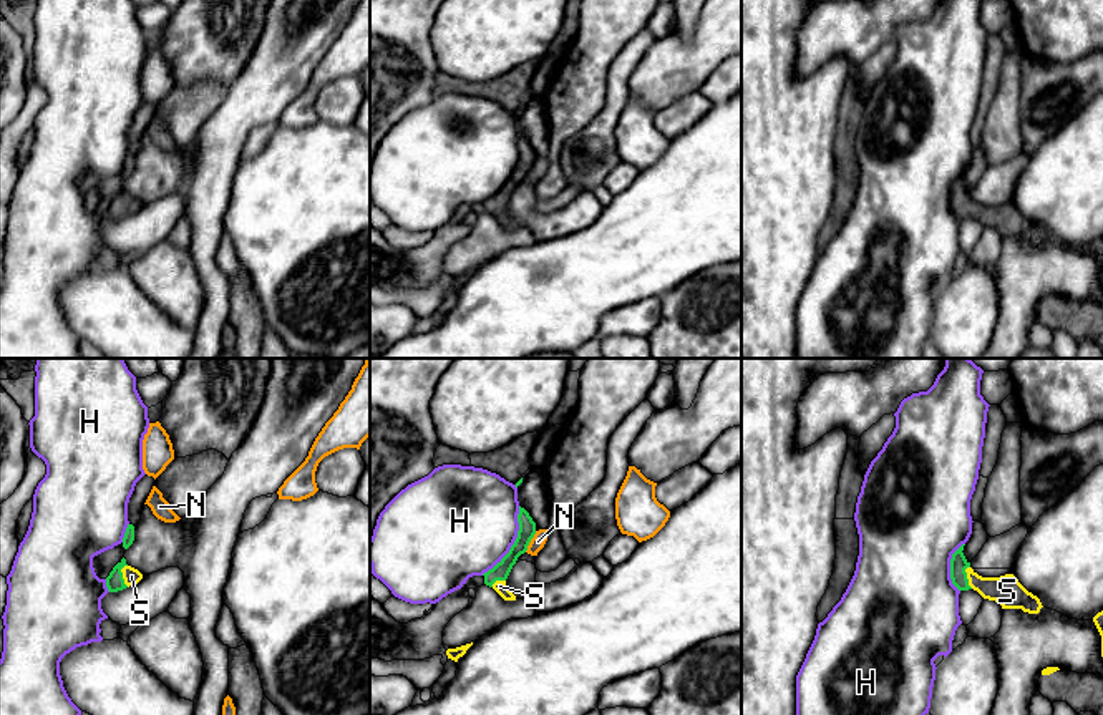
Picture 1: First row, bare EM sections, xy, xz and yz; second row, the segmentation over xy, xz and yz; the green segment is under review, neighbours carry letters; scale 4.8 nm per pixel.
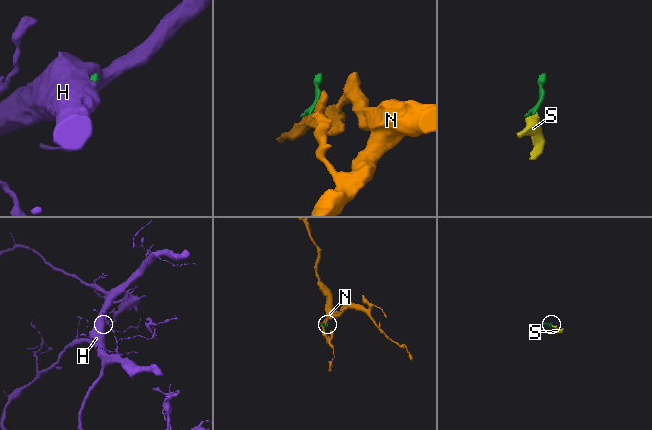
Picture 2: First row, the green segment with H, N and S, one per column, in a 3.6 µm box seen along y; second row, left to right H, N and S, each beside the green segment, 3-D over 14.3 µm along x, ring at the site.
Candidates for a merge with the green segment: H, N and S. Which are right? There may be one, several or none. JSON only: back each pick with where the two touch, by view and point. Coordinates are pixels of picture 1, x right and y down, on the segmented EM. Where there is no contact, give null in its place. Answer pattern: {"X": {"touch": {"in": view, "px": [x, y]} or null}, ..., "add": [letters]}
{"S": {"touch": {"in": "xy", "px": [121, 576]}}, "add": ["S"]}

